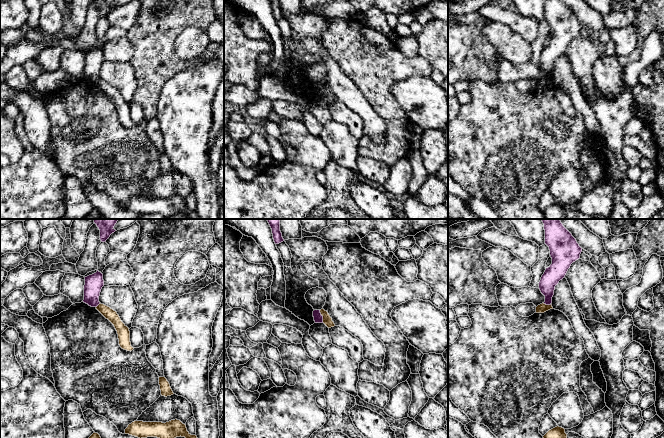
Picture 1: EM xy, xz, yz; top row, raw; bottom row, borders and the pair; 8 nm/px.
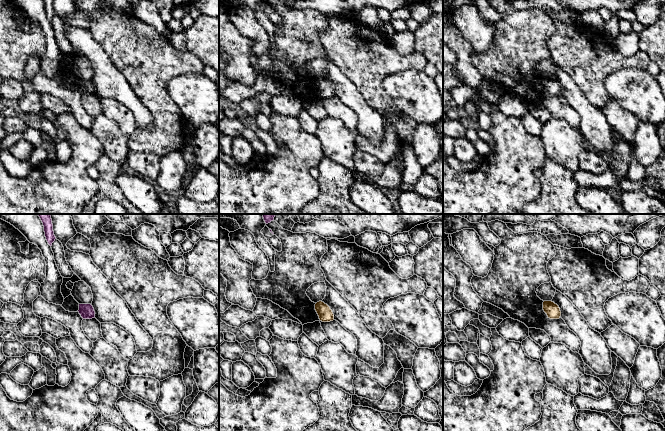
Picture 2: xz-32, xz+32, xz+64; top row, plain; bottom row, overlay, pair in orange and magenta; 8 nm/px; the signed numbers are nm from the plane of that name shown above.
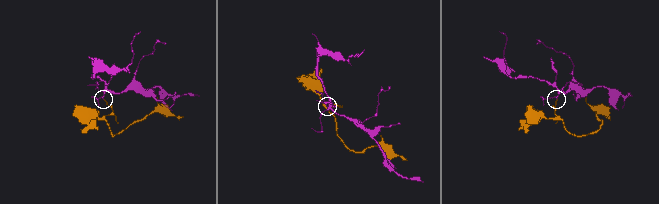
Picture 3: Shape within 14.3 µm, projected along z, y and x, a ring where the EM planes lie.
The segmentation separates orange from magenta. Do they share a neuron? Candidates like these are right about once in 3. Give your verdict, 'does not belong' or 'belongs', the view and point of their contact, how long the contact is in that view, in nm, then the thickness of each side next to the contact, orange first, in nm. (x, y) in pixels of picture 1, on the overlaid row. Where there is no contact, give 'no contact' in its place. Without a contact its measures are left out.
does not belong | xz (322, 315) | 110 nm | 80/80 nm

